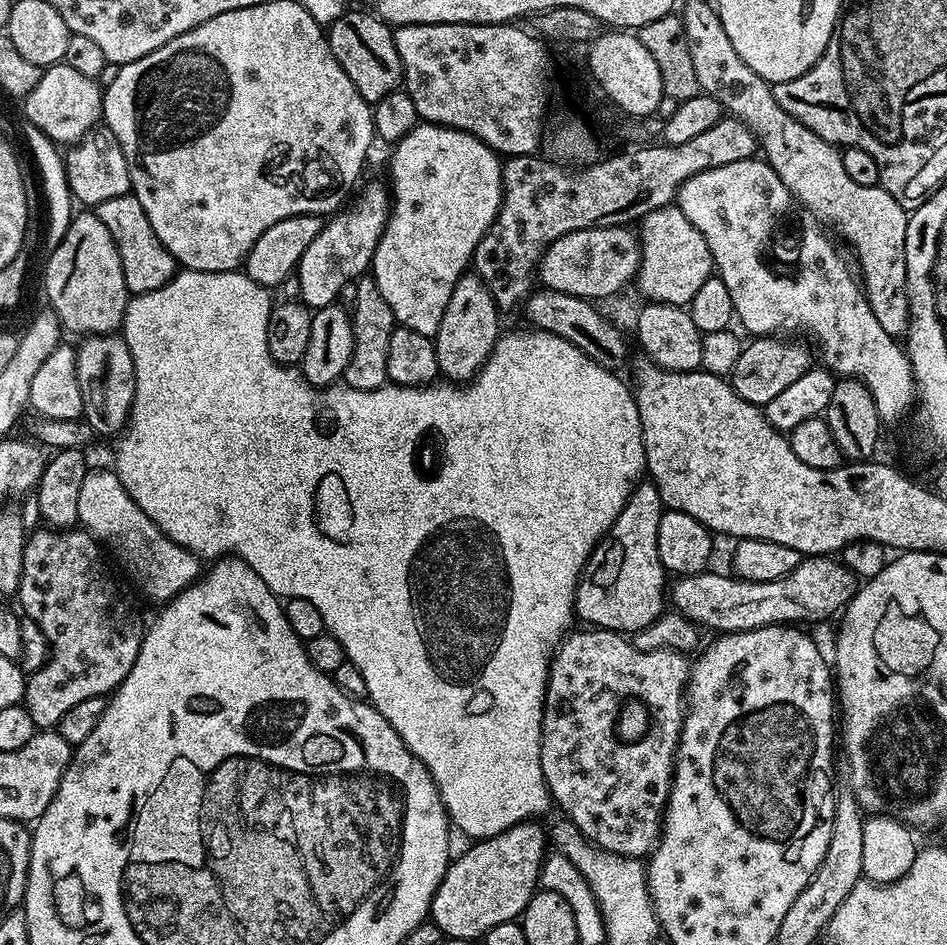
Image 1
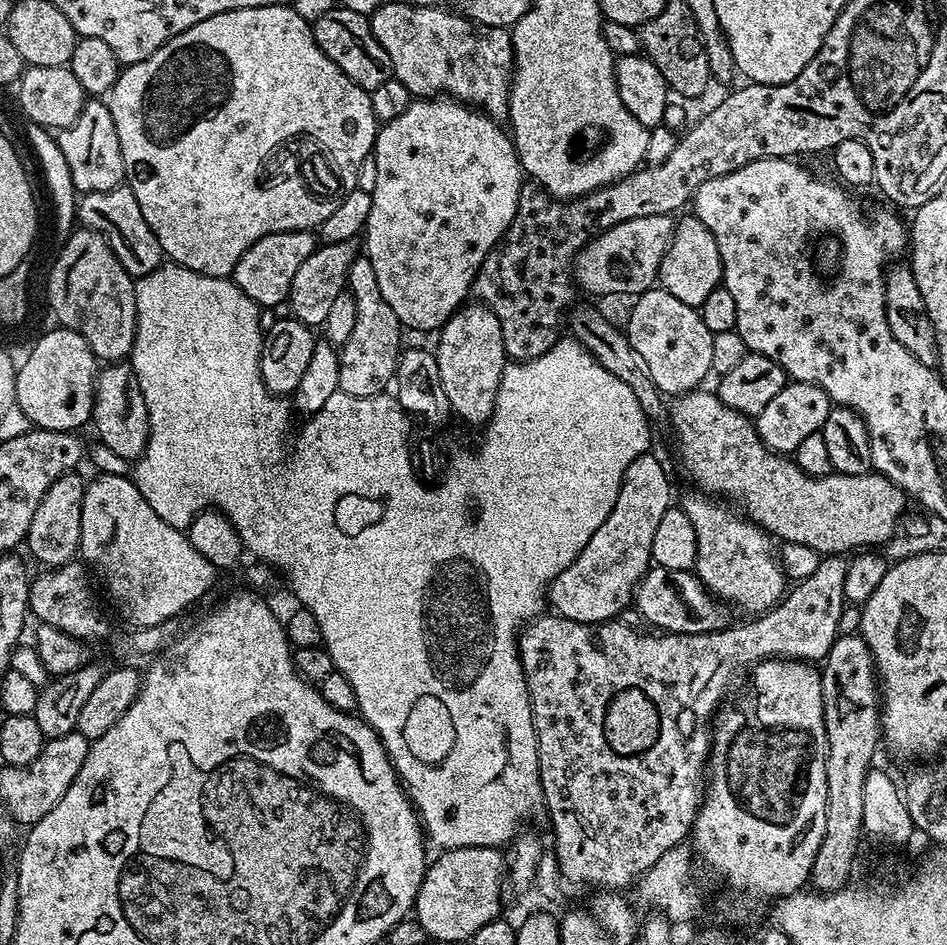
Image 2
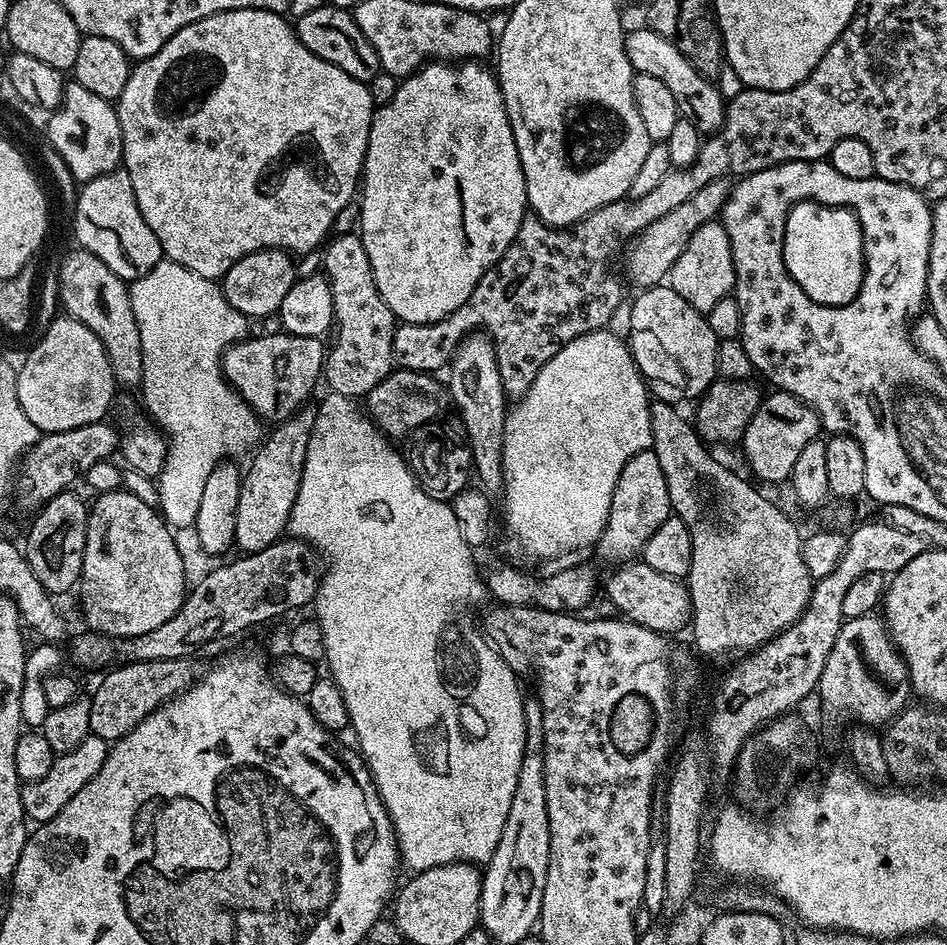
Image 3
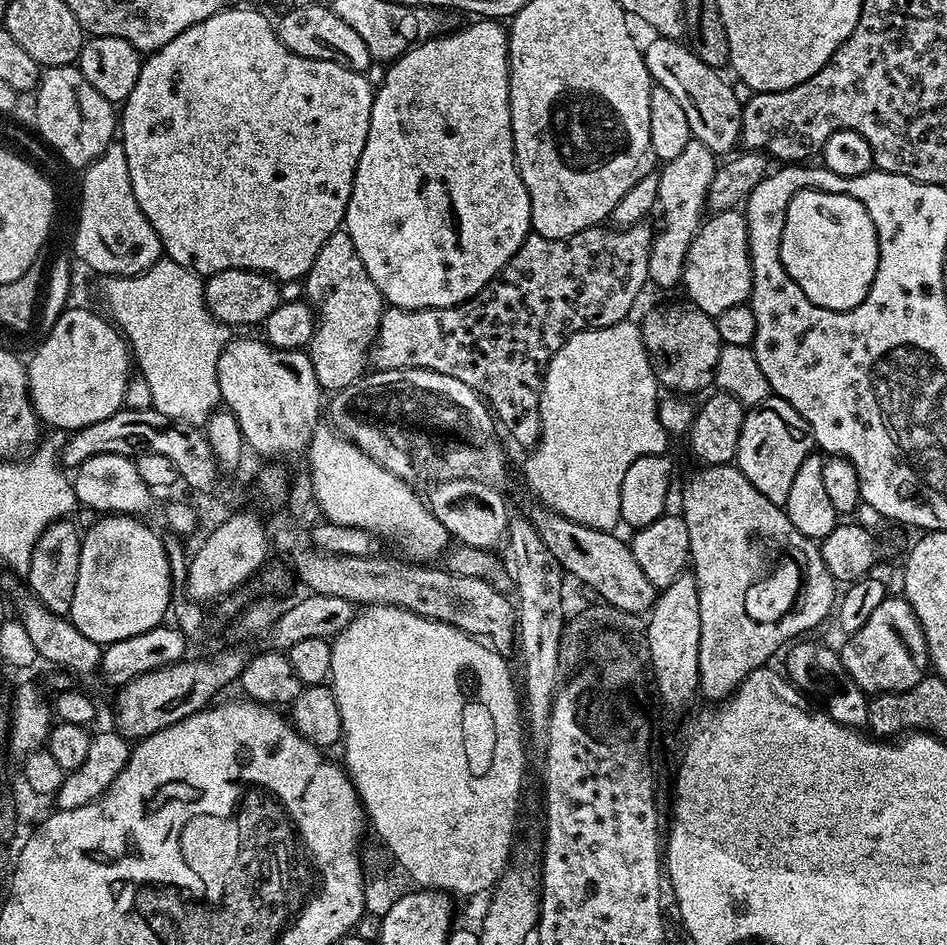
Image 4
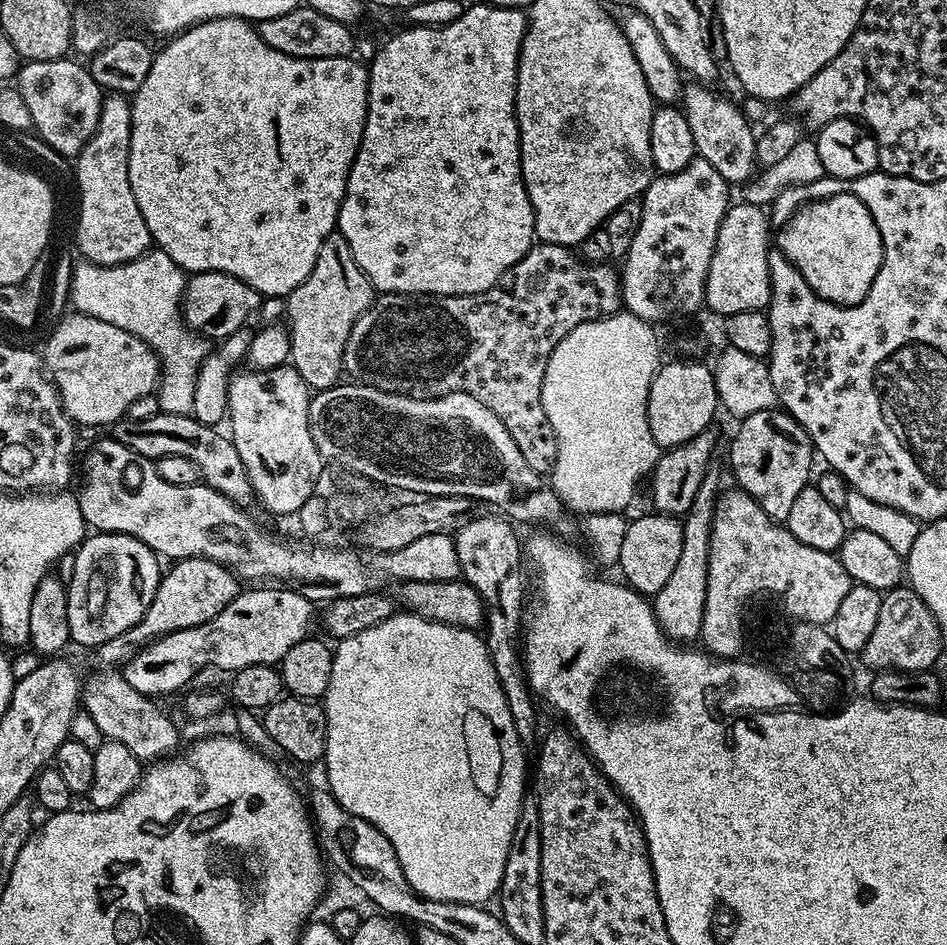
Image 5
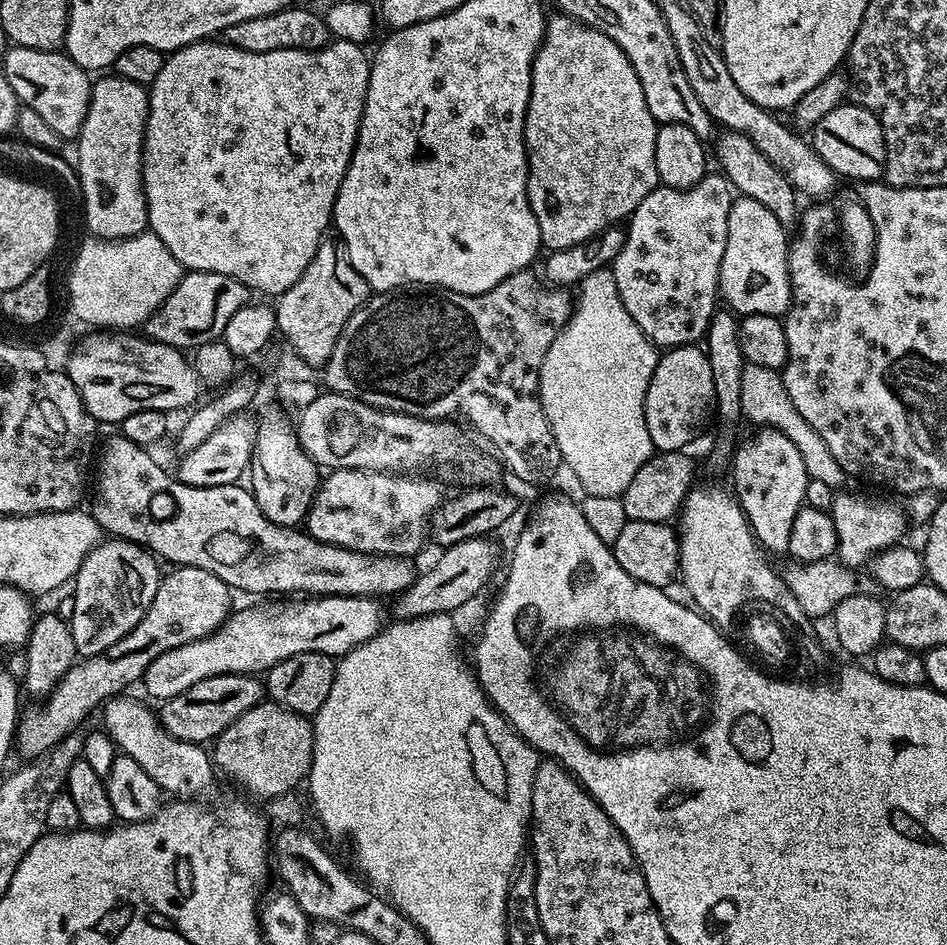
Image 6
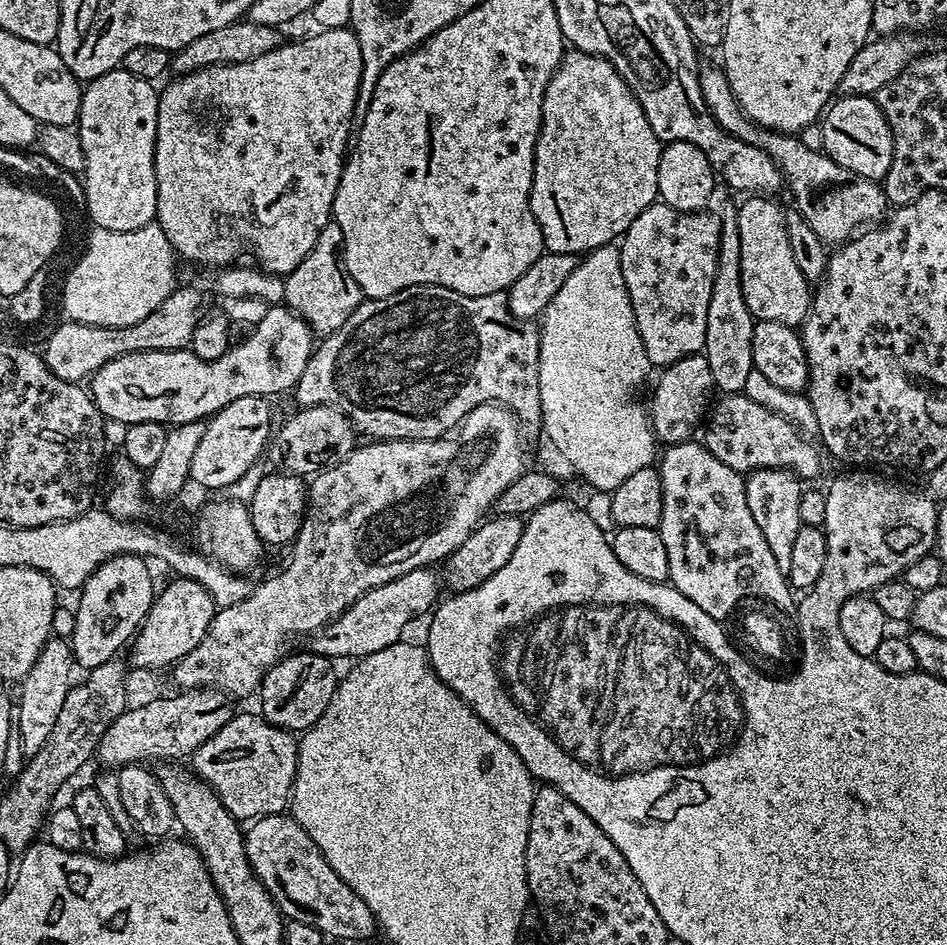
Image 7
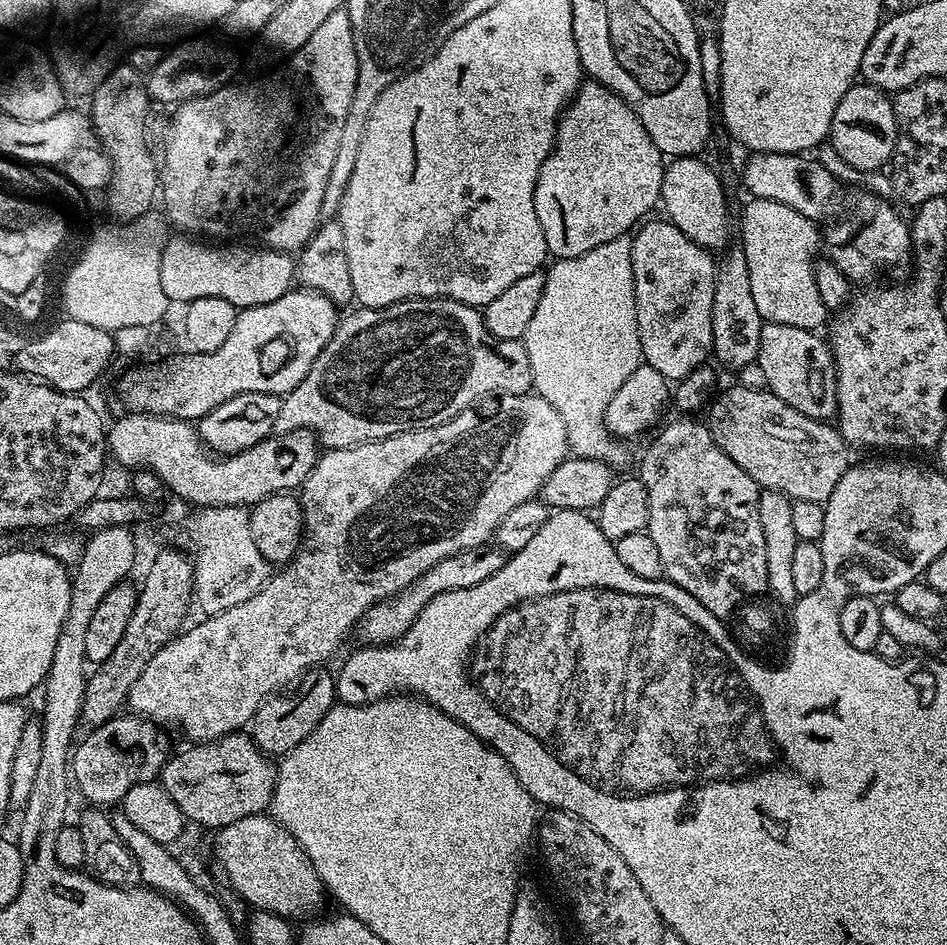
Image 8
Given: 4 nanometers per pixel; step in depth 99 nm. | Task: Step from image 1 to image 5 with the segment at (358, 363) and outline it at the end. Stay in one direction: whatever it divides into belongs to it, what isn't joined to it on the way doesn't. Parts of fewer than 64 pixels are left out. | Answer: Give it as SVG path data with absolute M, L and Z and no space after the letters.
M333 230L326 238L326 242L322 242L322 250L318 250L318 262L314 262L314 270L310 270L310 278L306 278L306 282L302 282L302 286L298 286L289 296L287 296L287 313L286 327L290 340L290 364L295 368L301 378L308 384L309 389L319 390L321 388L332 388L341 379L344 372L344 351L346 350L346 338L350 338L350 330L354 330L354 322L358 322L358 318L362 318L362 314L367 308L372 306L374 299L374 289L370 281L366 278L364 271L358 266L358 262L354 262L354 254L350 254L350 242L346 242L344 235L339 230Z

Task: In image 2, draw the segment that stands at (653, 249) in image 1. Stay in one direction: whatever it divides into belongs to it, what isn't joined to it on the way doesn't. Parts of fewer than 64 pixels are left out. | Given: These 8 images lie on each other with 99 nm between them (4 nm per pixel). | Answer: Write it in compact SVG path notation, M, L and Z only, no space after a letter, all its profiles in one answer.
M694 214L677 223L676 233L672 235L672 244L662 258L659 287L687 306L699 309L702 302L710 295L710 290L721 287L722 284L722 258L718 254L718 242L714 242L714 234L702 226L702 222Z

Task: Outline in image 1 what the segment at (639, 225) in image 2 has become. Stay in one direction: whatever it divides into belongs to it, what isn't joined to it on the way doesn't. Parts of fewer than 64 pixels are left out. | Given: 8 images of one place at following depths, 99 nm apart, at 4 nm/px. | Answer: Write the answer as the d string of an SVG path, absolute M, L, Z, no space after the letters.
M597 226L574 230L570 234L556 239L543 254L538 265L539 275L542 274L541 285L552 291L560 291L568 295L580 296L584 300L599 302L607 301L616 293L623 293L635 281L640 270L640 242L637 233L628 226Z

